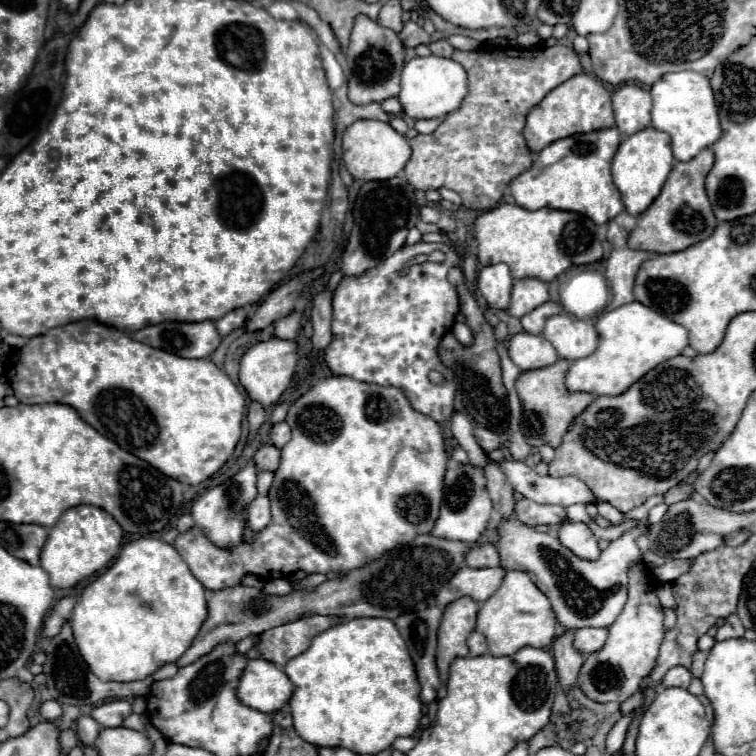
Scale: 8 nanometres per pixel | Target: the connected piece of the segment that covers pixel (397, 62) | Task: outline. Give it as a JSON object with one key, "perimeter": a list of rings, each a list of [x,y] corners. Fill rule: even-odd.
{"perimeter":[[[358,15],[352,29],[346,61],[350,67],[348,99],[354,105],[382,103],[386,99],[398,97],[400,73],[404,69],[404,45],[400,43],[396,33],[390,33],[390,29],[382,29],[378,21],[368,19],[366,15]]]}

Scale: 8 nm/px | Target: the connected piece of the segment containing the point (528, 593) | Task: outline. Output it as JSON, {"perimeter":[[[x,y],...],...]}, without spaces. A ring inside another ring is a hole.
{"perimeter":[[[506,571],[498,591],[480,605],[476,631],[488,641],[492,655],[514,655],[522,647],[548,647],[556,637],[556,617],[548,597],[522,571]]]}

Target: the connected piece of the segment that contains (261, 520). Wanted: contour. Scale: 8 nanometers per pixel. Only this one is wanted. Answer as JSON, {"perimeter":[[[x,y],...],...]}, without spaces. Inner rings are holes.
{"perimeter":[[[258,495],[248,507],[248,525],[252,531],[260,531],[270,523],[270,499],[266,495]]]}

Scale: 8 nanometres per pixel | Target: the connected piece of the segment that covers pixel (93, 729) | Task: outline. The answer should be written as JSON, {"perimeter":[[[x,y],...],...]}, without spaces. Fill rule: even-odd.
{"perimeter":[[[78,717],[76,719],[76,727],[78,727],[78,737],[86,745],[92,745],[94,739],[98,737],[98,731],[100,731],[100,725],[92,717]]]}

